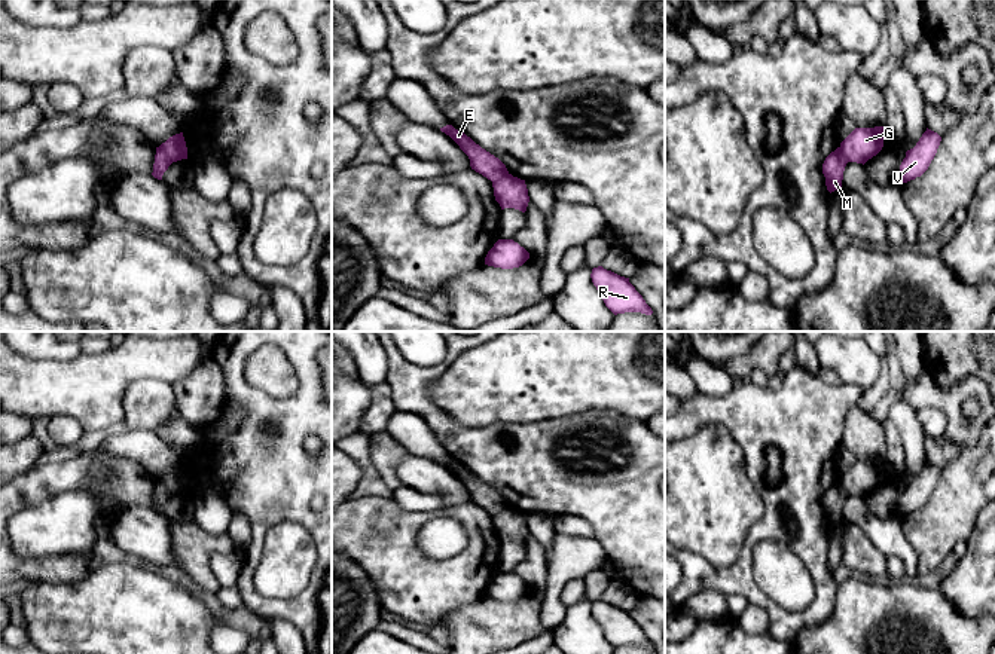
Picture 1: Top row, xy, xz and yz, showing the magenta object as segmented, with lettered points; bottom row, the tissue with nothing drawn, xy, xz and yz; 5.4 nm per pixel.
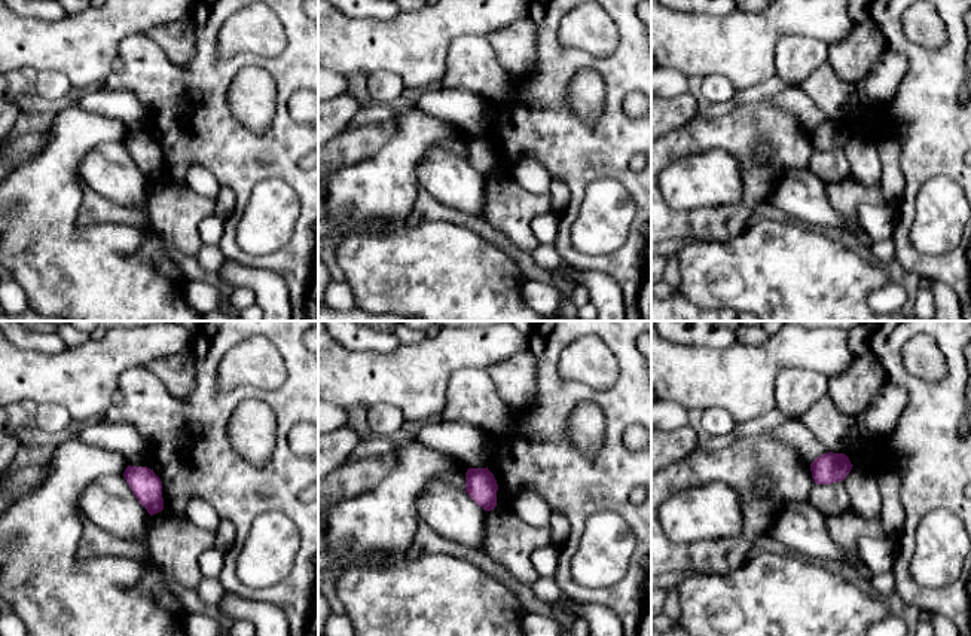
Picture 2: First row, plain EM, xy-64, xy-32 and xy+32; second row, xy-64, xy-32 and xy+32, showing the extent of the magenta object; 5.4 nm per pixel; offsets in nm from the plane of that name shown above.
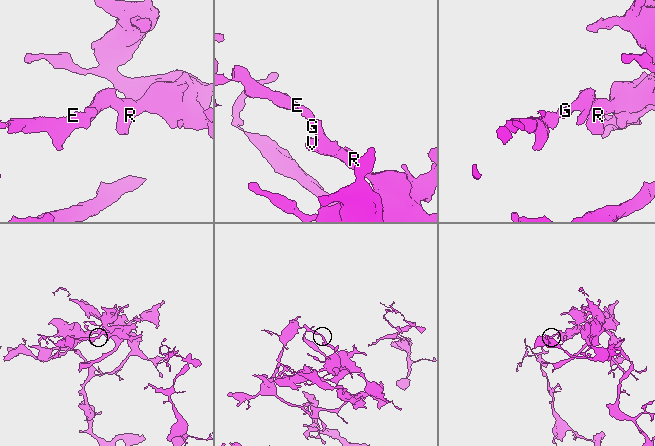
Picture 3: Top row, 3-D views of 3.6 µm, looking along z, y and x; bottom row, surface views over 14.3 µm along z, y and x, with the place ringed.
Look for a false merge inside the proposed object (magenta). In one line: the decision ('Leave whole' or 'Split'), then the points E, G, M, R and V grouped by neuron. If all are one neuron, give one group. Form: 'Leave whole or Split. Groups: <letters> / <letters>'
Split. Groups: E M / G R V

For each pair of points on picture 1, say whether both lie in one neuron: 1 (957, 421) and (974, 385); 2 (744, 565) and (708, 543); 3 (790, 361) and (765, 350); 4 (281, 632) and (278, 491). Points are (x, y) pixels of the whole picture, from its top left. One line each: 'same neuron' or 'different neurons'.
1: same neuron
2: different neurons
3: different neurons
4: different neurons

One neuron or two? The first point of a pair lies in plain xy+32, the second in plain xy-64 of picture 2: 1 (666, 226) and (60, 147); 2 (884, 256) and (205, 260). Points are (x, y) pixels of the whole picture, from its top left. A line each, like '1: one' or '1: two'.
1: two
2: one

